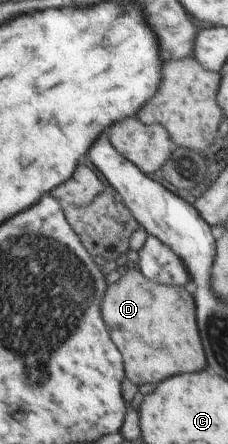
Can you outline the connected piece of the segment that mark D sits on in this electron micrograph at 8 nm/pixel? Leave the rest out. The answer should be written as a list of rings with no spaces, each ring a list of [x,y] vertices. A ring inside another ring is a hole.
[[[138,268],[127,269],[122,273],[119,280],[109,284],[102,298],[100,310],[102,318],[112,339],[118,347],[120,354],[124,356],[126,364],[125,376],[133,383],[160,382],[172,374],[182,372],[196,372],[206,366],[200,332],[196,326],[196,305],[195,300],[186,291],[184,286],[170,286],[157,283],[146,278]]]

